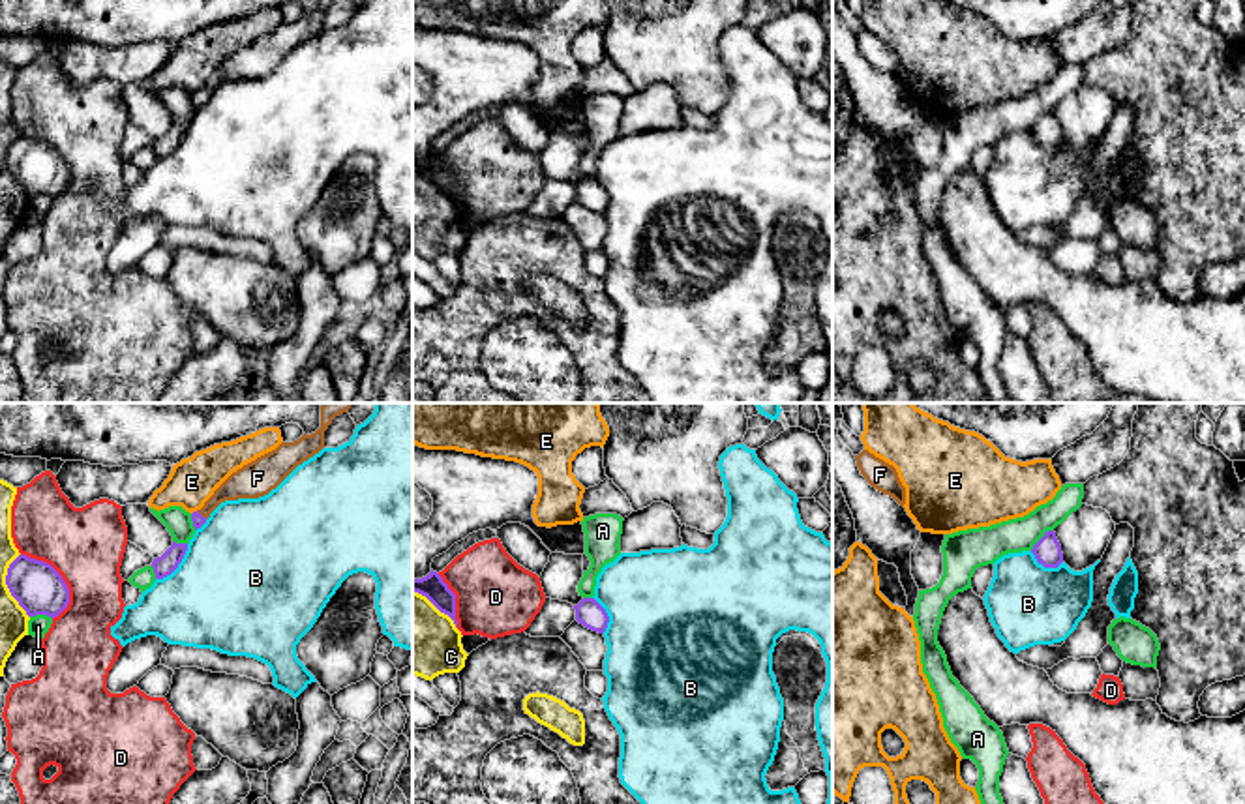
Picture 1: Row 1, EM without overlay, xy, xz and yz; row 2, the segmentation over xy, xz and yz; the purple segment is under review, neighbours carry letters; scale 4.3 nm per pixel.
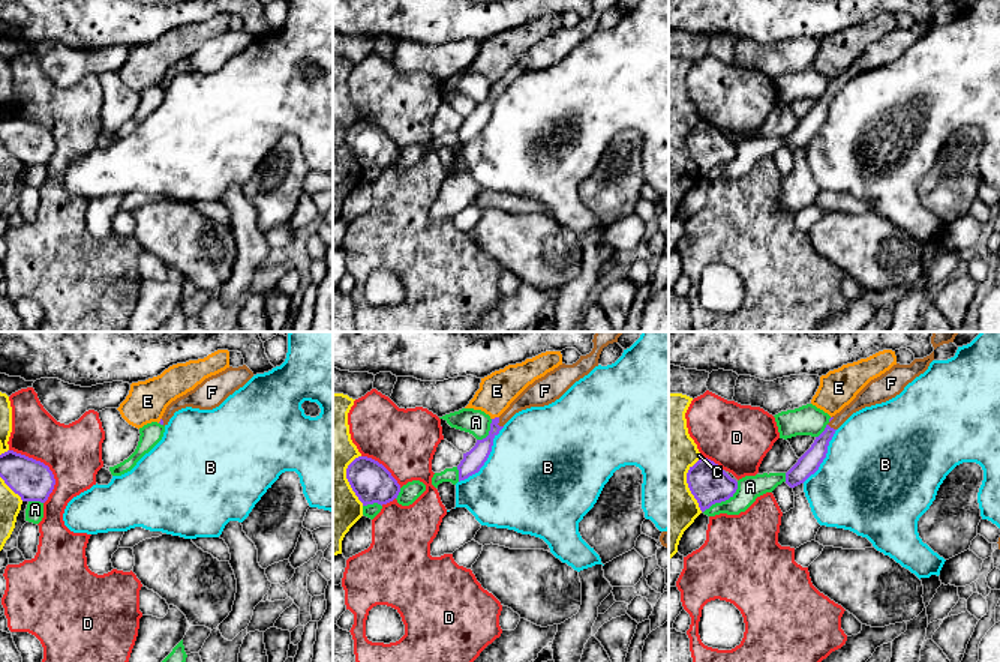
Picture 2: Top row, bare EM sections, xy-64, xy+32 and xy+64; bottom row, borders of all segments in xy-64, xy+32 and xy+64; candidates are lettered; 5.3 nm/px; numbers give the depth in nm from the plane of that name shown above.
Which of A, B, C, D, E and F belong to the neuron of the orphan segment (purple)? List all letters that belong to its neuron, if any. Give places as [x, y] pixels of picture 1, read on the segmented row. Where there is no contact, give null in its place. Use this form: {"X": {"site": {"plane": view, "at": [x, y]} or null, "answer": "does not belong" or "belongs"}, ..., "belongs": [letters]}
{"A": {"site": {"plane": "yz", "at": [1041, 538]}, "answer": "does not belong"}, "B": {"site": {"plane": "xy", "at": [177, 566]}, "answer": "does not belong"}, "C": {"site": {"plane": "xy", "at": [6, 583]}, "answer": "does not belong"}, "D": {"site": {"plane": "xy", "at": [60, 578]}, "answer": "does not belong"}, "E": {"site": {"plane": "xy", "at": [194, 512]}, "answer": "does not belong"}, "F": {"site": {"plane": "xy", "at": [201, 516]}, "answer": "belongs"}, "belongs": ["F"]}

